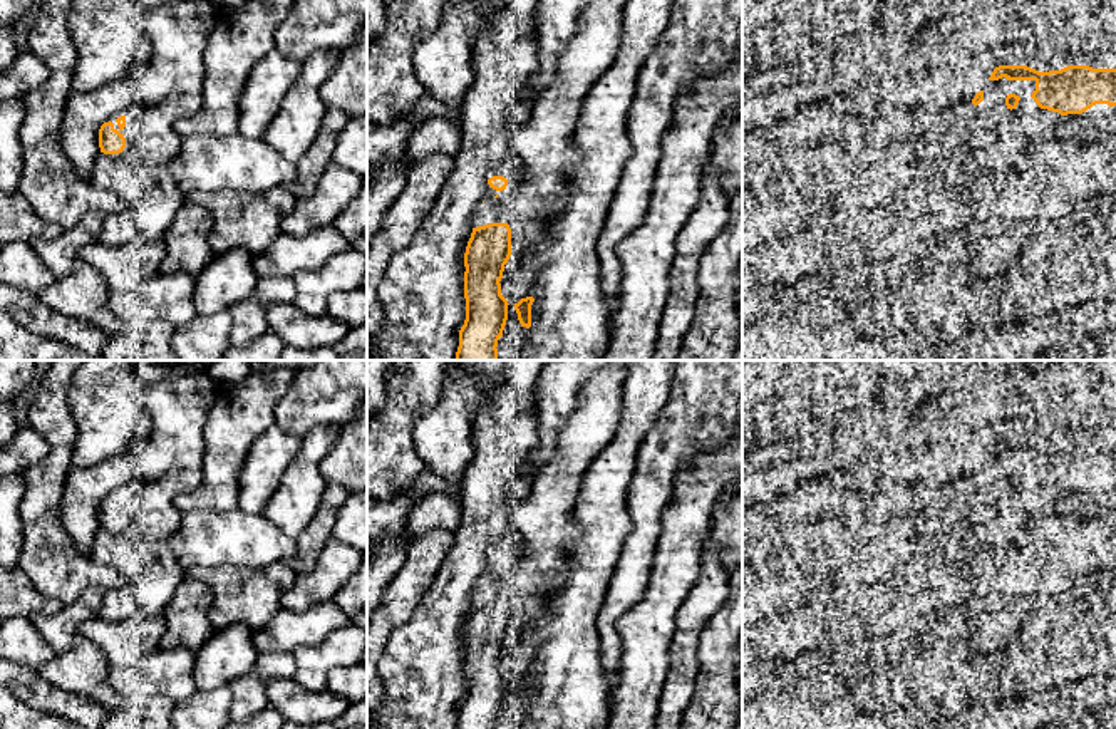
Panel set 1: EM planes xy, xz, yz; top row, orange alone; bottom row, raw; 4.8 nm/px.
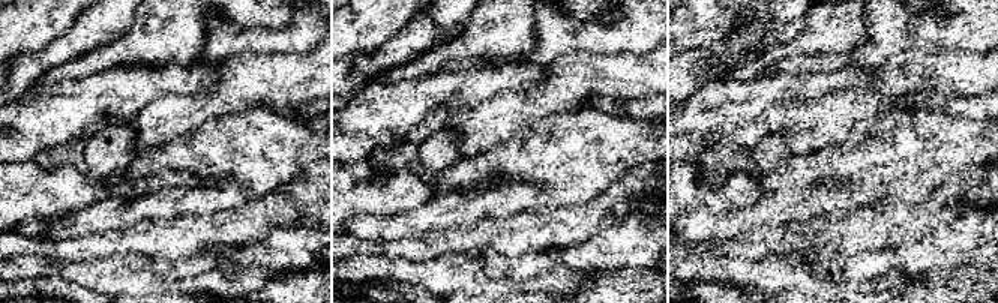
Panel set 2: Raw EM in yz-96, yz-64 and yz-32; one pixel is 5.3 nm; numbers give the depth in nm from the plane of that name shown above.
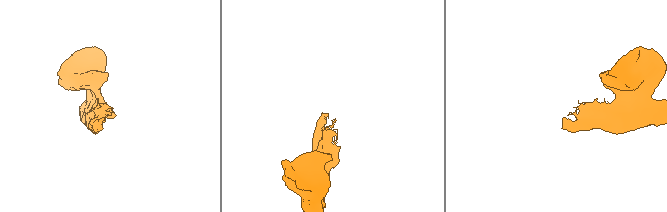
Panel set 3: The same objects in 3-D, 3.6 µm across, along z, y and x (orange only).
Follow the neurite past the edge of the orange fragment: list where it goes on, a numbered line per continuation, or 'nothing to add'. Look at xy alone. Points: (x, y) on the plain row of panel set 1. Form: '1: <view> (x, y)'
1: xy (149, 511)

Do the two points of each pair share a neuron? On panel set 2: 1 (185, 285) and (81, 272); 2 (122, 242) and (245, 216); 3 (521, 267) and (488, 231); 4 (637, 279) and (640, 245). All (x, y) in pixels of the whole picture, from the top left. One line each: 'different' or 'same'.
1: same
2: same
3: different
4: different

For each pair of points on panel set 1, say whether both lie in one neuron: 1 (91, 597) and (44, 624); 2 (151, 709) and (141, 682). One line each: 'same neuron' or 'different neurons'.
1: same neuron
2: different neurons

